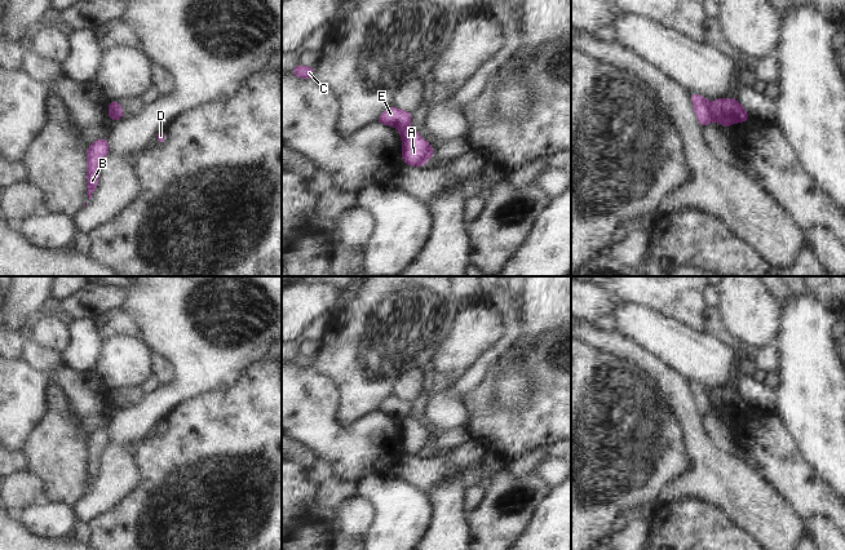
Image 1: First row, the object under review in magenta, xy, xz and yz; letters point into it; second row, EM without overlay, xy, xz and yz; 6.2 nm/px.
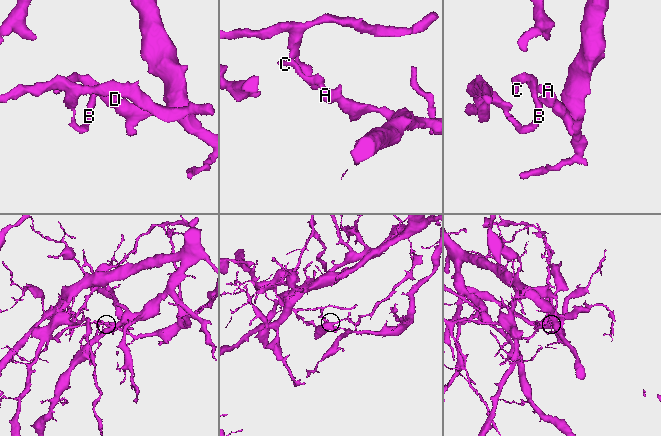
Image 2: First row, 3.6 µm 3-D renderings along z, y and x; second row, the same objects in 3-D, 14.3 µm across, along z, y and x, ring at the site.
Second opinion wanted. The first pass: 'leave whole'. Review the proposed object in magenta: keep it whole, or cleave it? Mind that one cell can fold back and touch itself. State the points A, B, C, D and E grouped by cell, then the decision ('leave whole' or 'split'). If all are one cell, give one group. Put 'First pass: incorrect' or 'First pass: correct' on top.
First pass: incorrect
groups A D / B C E; split

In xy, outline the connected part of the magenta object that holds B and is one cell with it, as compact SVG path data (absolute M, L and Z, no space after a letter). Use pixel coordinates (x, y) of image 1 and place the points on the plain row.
M106 427L94 430L87 438L87 475L89 489L92 488L93 480L98 475L99 457L109 440L109 433Z

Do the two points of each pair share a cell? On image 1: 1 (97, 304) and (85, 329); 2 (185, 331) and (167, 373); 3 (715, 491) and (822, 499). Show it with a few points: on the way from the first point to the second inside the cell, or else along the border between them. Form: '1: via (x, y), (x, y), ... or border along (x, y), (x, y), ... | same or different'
1: border along (69, 318), (91, 318), (93, 320) | different
2: border along (149, 349), (158, 353), (173, 369), (168, 382) | different
3: border along (761, 475), (803, 519) | different

